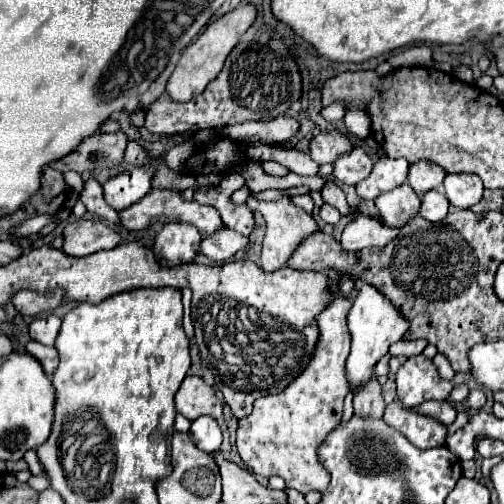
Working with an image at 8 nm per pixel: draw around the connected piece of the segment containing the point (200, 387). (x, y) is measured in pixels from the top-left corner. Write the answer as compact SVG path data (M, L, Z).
M195 375L183 379L175 393L175 407L189 421L195 421L201 415L211 415L215 419L223 417L223 403L217 399L213 387Z

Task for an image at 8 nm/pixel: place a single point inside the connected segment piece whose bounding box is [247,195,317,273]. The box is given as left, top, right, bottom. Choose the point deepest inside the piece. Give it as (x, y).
(286, 224)

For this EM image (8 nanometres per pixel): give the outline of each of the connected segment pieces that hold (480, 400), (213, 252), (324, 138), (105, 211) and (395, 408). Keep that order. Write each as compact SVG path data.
M473 389L473 391L469 391L469 395L467 395L467 399L465 399L465 403L467 403L467 407L471 409L481 409L483 405L485 405L485 395L483 395L483 391L479 391L479 389Z
M219 229L213 235L205 235L201 239L199 253L213 259L213 261L227 261L233 257L237 251L247 247L247 237L233 233L231 229Z
M331 129L331 131L321 131L319 135L315 135L309 141L309 155L319 165L321 163L333 163L341 153L349 151L349 147L353 147L349 137L343 135L341 131Z
M89 177L89 179L85 181L83 191L79 193L79 197L81 197L81 201L85 203L85 207L87 207L89 213L101 217L101 219L107 221L109 225L119 225L119 215L117 215L117 211L105 203L105 199L103 199L103 189L101 189L101 185L99 185L93 177Z
M393 401L387 405L383 419L395 429L401 429L401 433L405 433L405 437L421 449L439 447L445 443L447 427L443 423L439 423L437 419L419 415L403 407L399 401Z

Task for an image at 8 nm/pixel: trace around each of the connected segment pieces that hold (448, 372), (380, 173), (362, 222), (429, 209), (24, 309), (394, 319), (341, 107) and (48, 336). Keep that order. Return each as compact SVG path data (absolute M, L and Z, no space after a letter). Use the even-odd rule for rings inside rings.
M438 353L432 359L432 361L433 361L434 365L437 367L439 376L442 379L445 379L448 381L451 381L453 379L453 377L455 376L456 373L444 355Z
M379 157L373 165L369 177L357 183L357 195L361 199L375 199L381 193L387 193L407 181L409 161Z
M357 215L341 235L341 245L347 251L361 251L365 247L383 247L399 235L397 227L389 227L379 219Z
M431 189L421 199L419 215L427 221L441 221L449 213L449 201L441 189Z
M57 287L53 291L47 293L39 293L33 289L21 289L17 293L13 293L13 307L21 313L21 315L37 315L41 311L49 311L49 309L57 309L65 299L65 289Z
M363 283L363 287L357 291L357 297L353 301L353 309L349 311L349 331L351 331L351 353L347 359L347 373L351 389L363 385L373 375L375 363L387 353L389 345L399 341L403 333L409 329L409 321L403 317L403 313L373 285Z
M337 101L324 107L321 113L326 121L339 121L346 113L346 105L344 102Z
M49 313L49 315L45 315L45 317L35 319L35 321L29 325L29 335L31 335L33 341L39 341L39 343L43 343L43 345L55 345L59 327L61 327L61 319L59 319L57 315Z

